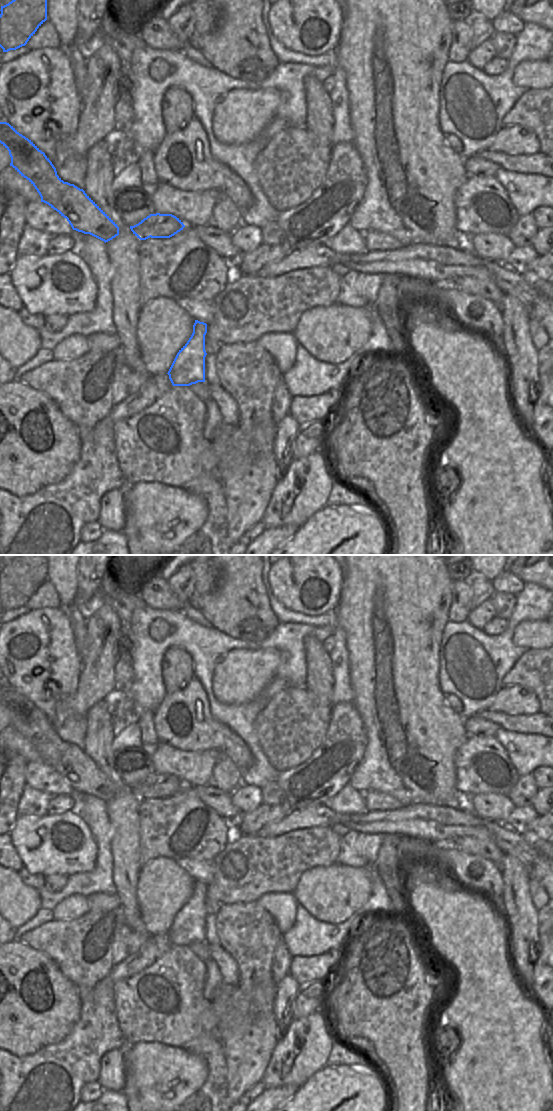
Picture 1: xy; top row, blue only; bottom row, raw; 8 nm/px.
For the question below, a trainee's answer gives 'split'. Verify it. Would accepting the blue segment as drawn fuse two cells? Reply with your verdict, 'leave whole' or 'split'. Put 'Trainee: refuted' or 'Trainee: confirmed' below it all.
split
Trainee: confirmed

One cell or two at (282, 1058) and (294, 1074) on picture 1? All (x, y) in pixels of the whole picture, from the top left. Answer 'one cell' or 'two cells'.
one cell

